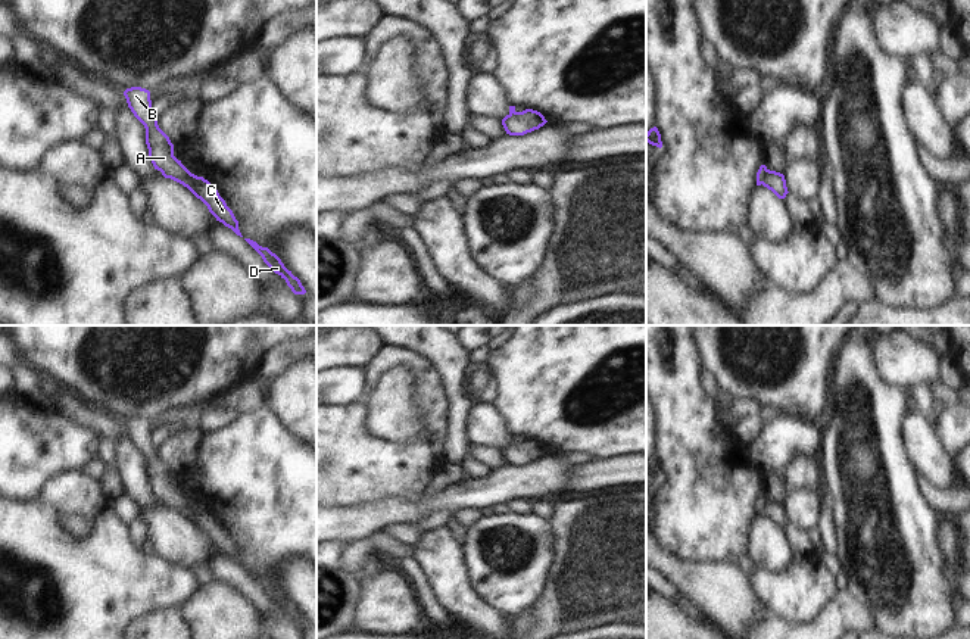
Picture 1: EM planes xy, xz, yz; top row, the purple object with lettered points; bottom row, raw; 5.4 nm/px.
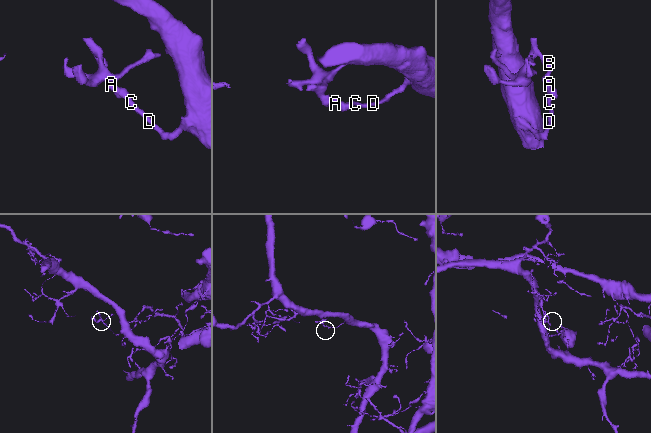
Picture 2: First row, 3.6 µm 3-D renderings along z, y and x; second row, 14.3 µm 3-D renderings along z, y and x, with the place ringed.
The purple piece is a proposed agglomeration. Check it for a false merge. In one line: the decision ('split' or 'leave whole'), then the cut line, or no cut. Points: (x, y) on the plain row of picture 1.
split; cut in yz along (769, 499), (761, 513)

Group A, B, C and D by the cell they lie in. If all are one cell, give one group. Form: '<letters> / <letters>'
A B / C D

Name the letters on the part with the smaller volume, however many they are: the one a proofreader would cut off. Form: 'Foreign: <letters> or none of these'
Foreign: A, B

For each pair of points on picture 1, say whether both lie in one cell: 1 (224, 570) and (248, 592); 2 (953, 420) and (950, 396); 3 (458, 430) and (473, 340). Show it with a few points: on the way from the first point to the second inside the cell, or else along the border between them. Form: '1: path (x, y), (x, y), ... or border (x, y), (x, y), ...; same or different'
1: path (230, 574), (242, 586); same
2: border (954, 404), (945, 408); different
3: border (457, 340), (468, 354); different

